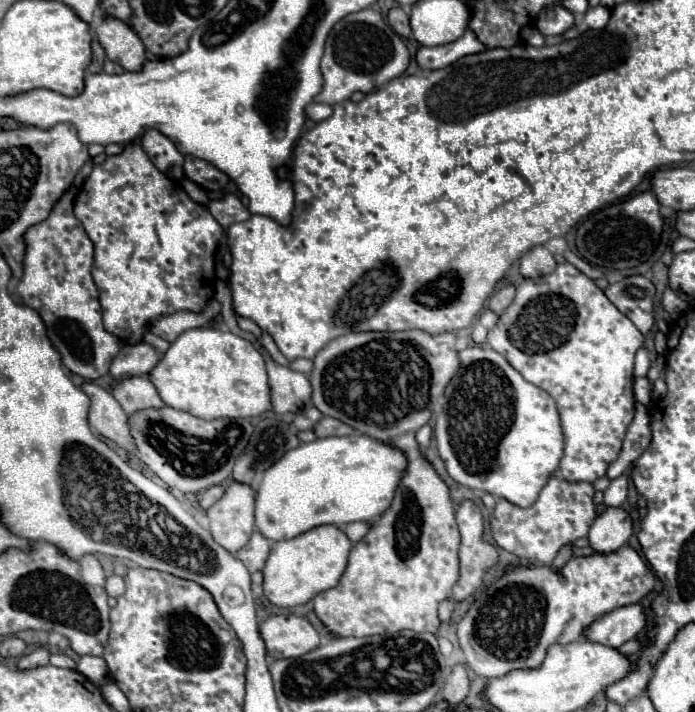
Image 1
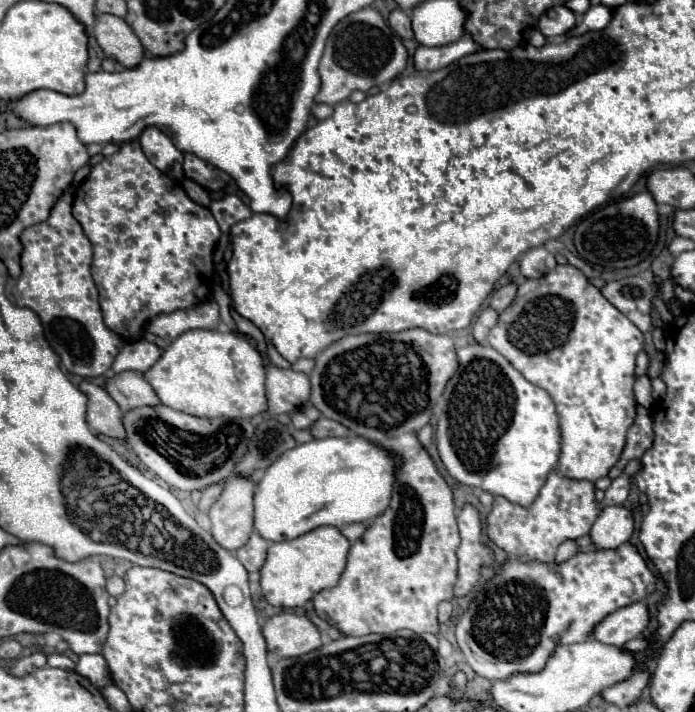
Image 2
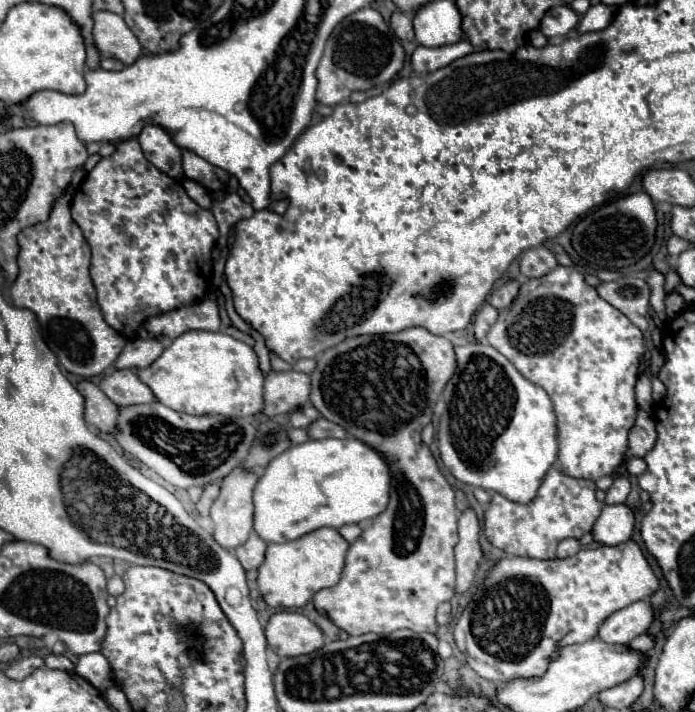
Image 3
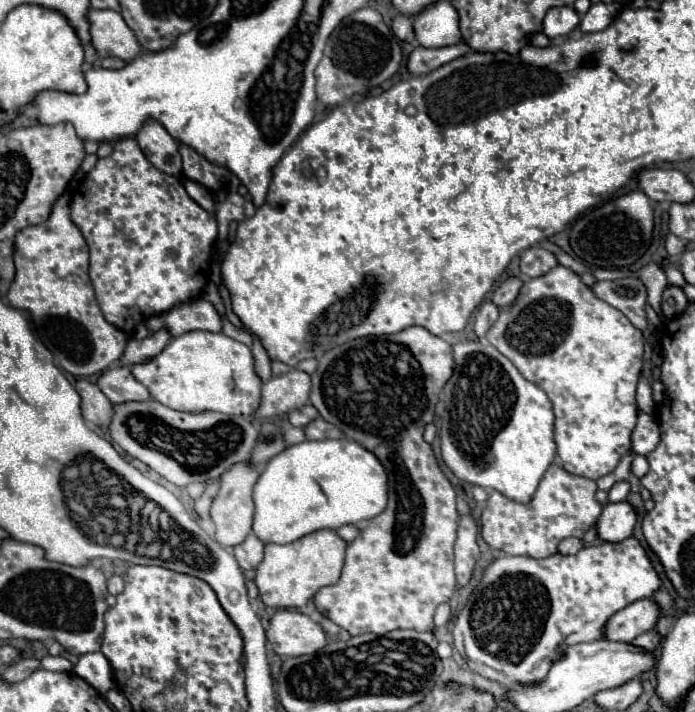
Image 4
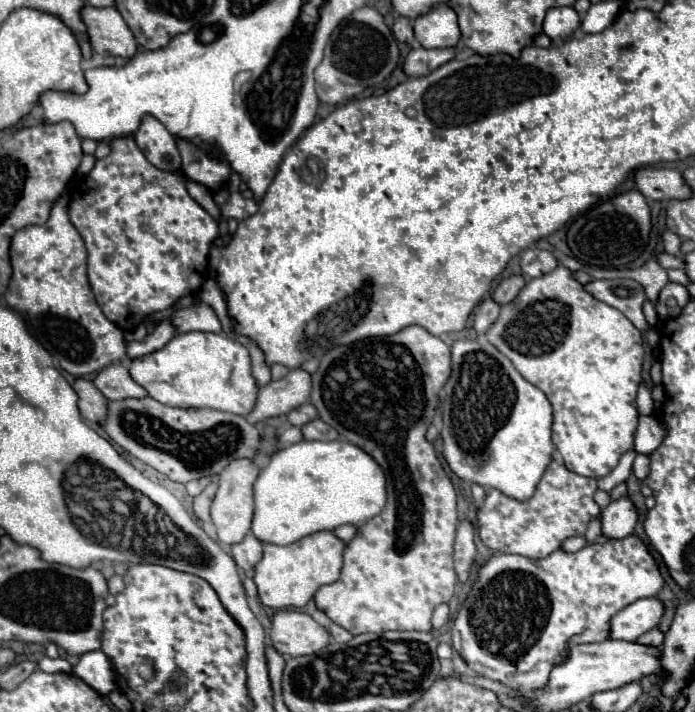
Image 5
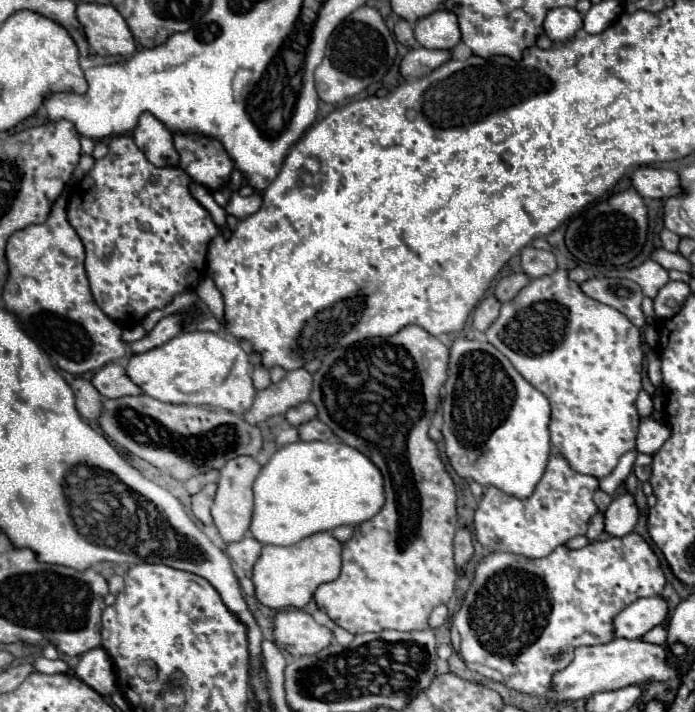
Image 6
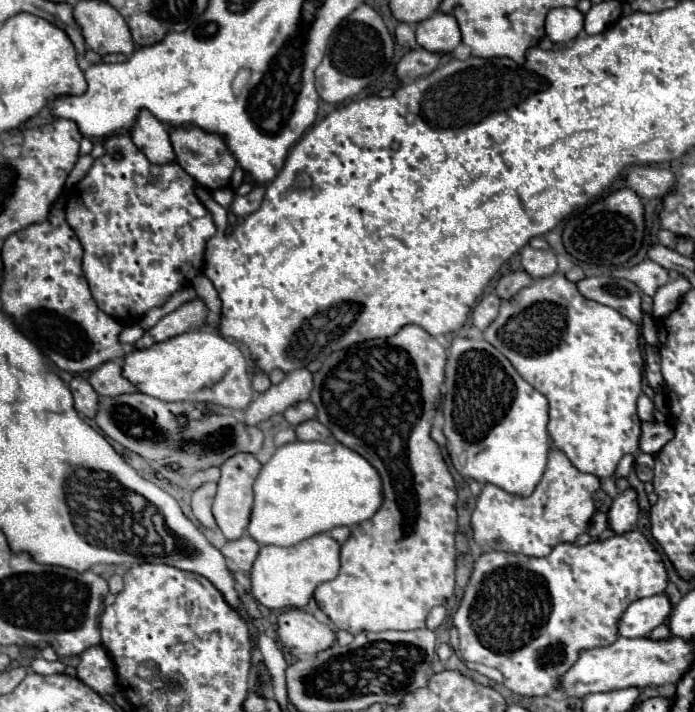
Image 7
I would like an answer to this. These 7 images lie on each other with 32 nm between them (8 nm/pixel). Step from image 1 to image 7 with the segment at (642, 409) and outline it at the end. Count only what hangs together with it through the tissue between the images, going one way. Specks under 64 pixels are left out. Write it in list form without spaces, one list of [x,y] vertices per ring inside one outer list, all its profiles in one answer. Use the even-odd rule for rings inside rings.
[[[644,422],[642,424],[642,436],[640,436],[640,450],[646,454],[656,454],[668,440],[672,440],[674,428],[666,422]]]

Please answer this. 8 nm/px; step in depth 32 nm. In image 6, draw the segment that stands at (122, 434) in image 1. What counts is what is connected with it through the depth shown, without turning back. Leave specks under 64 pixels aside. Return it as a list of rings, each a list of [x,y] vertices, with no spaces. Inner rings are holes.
[[[82,376],[74,378],[74,382],[70,384],[74,396],[76,396],[76,408],[78,412],[86,418],[86,420],[96,420],[100,416],[100,400],[102,396],[98,394],[98,390]]]

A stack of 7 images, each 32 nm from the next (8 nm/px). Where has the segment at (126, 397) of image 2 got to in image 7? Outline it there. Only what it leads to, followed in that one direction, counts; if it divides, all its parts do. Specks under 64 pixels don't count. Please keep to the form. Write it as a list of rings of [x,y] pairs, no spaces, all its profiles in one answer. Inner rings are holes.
[[[104,362],[100,368],[92,370],[88,382],[100,396],[120,396],[124,392],[134,392],[136,388],[122,378],[122,366],[118,362]]]

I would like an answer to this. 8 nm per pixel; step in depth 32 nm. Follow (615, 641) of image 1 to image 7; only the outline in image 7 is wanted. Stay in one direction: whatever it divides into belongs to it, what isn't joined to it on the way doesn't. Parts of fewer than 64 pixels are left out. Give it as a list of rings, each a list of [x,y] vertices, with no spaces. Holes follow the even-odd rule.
[[[666,594],[640,598],[632,602],[620,618],[620,636],[640,638],[648,636],[656,626],[664,624],[672,612],[670,598]]]

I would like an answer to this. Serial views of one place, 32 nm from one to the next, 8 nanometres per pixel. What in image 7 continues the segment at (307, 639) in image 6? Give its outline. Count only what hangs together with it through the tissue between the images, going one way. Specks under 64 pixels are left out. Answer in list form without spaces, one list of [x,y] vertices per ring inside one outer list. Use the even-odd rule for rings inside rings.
[[[288,610],[280,616],[278,636],[282,646],[298,658],[314,656],[316,652],[324,652],[324,648],[336,644],[336,632],[304,610]]]

